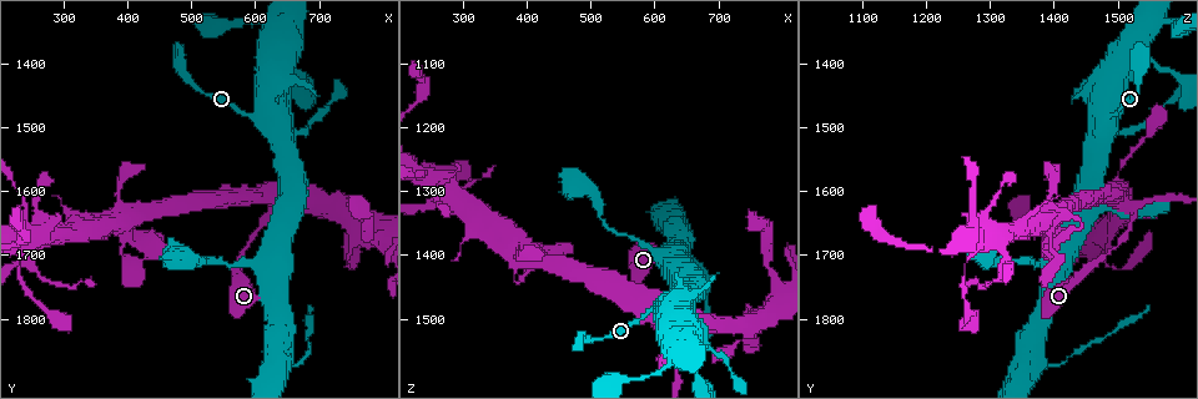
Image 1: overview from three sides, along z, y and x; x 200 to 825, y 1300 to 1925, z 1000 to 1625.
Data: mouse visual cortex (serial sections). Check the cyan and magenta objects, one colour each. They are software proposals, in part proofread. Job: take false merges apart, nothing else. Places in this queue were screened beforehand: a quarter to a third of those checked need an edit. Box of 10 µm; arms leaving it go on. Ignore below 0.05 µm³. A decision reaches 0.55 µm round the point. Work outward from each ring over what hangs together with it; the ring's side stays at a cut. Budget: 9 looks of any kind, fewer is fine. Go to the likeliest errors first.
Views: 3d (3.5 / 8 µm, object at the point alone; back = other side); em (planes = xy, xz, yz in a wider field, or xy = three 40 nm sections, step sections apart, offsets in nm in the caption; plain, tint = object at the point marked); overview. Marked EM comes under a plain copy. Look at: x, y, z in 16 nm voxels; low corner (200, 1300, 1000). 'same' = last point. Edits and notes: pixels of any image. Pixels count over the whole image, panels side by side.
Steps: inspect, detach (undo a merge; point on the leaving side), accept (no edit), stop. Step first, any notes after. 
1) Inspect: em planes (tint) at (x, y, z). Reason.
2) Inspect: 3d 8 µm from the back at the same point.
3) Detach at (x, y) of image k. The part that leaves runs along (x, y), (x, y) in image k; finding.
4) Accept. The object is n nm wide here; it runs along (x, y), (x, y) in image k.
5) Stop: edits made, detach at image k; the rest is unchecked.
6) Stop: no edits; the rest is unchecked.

Inspect: 3d 3.5 µm at (760, 1655, 1490). Thin arm on a thick one.

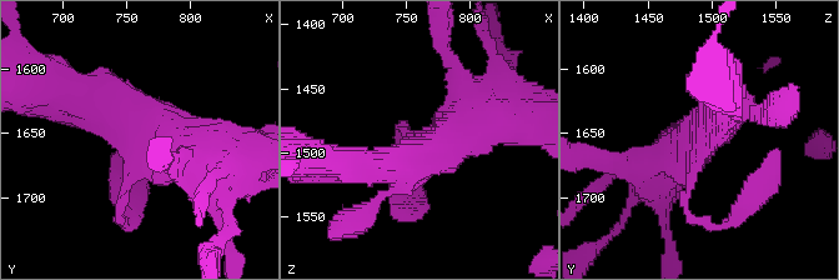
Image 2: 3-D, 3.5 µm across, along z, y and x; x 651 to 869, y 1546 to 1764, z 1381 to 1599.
Inspect: em xy step 3 (tint) at (760, 1654, 1494). 4 arms meet here; the arms are 150, 150, 500, 600 nm wide; now the EM.

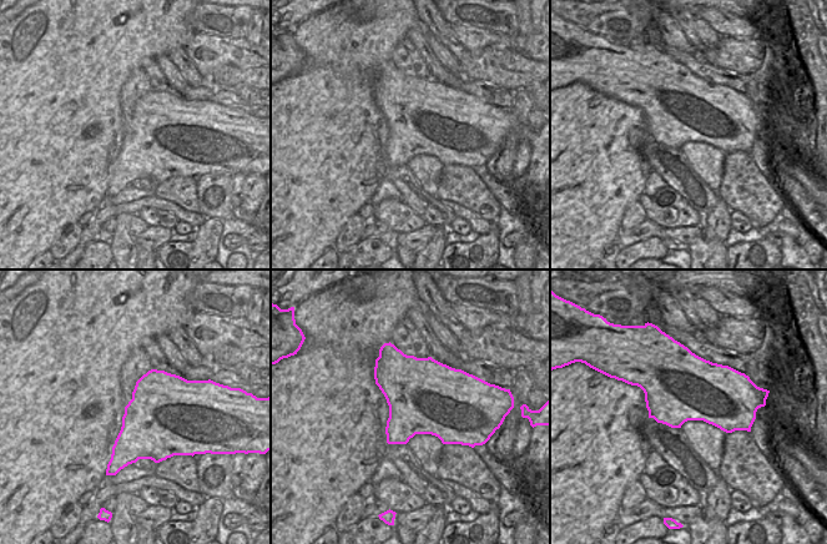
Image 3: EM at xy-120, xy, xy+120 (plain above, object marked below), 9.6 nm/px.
Accept. It runs along (361, 166), (468, 96) in image 2; one cell here.

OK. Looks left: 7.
Inspect: 3d 3.5 µm from the back at (395, 1660, 1395). Thick turns thin.

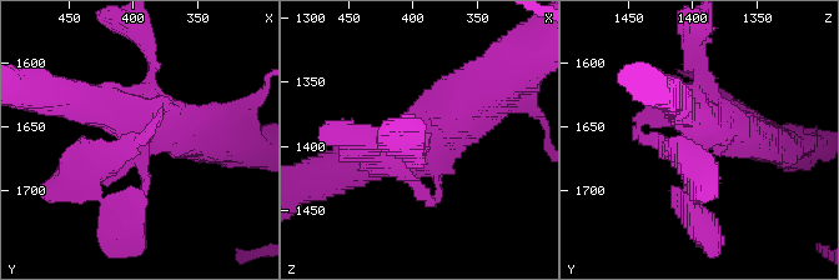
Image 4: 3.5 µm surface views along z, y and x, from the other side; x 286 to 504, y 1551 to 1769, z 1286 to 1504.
Inspect: em planes (tint) at (396, 1664, 1394). Now the EM.

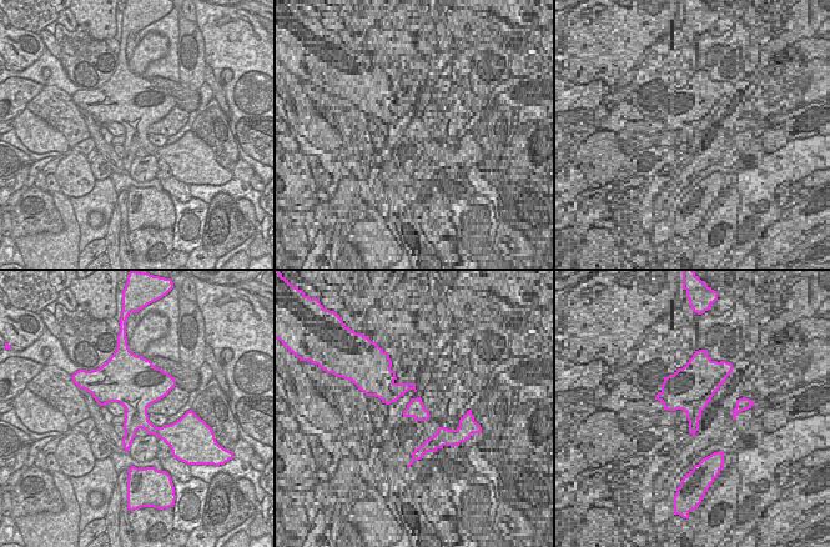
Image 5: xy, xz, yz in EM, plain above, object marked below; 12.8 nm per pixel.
Accept. It runs along (345, 164), (386, 160), (482, 84) in image 4; continuous, no second cell.

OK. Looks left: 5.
Inspect: 3d 3.5 µm at (615, 1715, 1400).

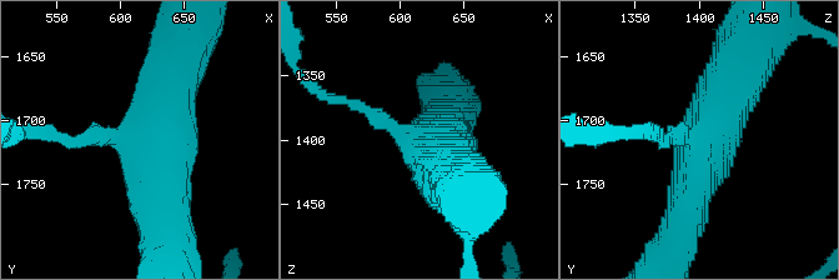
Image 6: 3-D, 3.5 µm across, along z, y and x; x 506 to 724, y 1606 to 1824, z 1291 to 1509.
Inspect: em planes (tint) at (612, 1710, 1404).

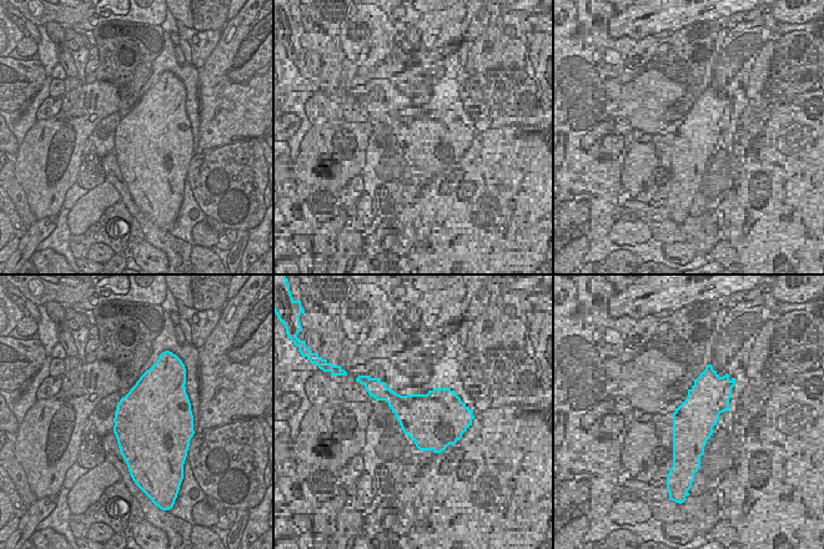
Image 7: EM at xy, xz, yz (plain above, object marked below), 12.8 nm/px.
Inspect: em xy step 2 (tint) at the same point. Another direction.

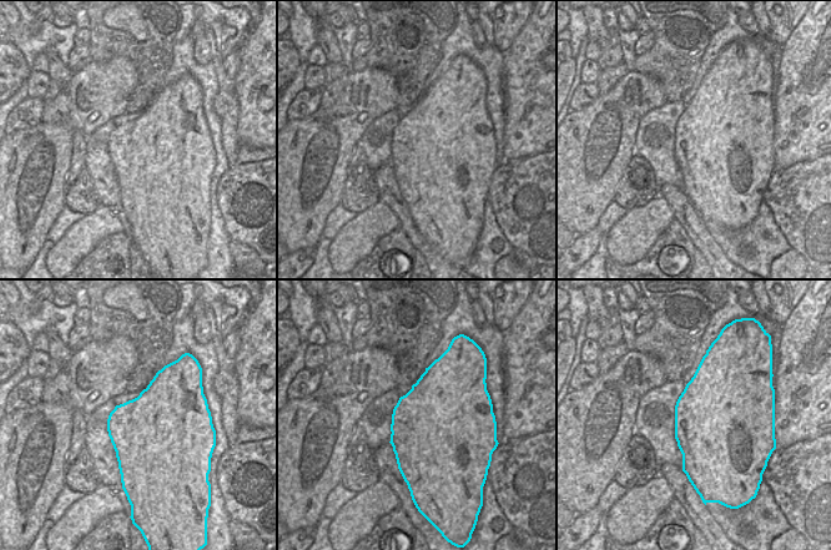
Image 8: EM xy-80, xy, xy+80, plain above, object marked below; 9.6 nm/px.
Accept. The object is 950 nm wide here; it runs along (739, 60), (709, 125), (684, 216) in image 6; one cell here.

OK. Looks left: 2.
Stop: no edits; the rest is unchecked.

